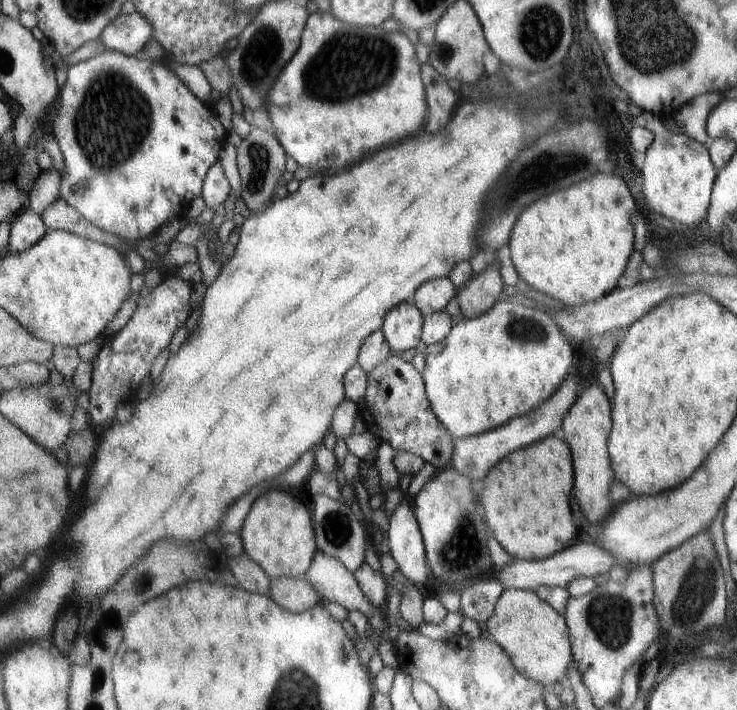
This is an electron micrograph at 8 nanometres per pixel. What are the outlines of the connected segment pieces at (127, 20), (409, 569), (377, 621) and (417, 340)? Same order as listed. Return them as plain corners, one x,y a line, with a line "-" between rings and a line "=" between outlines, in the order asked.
136,11
132,15
121,14
112,25
106,27
101,39
110,50
135,57
153,36
154,26
=
406,496
400,508
390,517
390,553
394,556
398,568
402,569
410,580
423,586
430,578
431,568
427,559
425,536
422,534
417,512
410,504
411,499
=
319,550
313,560
310,570
306,576
308,581
320,594
325,603
337,602
344,606
348,611
360,610
369,620
369,626
374,635
380,635
382,632
388,635
387,610
383,610
374,606
369,601
365,592
362,590
361,584
358,582
357,576
340,560
323,550
=
414,302
399,304
389,312
383,331
396,354
414,350
422,344
425,314

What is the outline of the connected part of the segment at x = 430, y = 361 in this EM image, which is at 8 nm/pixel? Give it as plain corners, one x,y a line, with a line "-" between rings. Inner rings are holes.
501,300
496,306
493,306
485,315
466,321
461,320
456,323
452,334
441,343
430,345
425,350
427,358
427,367
424,371
425,381
429,392
429,399
432,401
434,410
440,417
440,420
450,429
453,436
457,439
465,439
471,436
478,436
485,432
504,427
511,420
524,416
538,408
540,404
545,403
552,395
554,395
562,384
562,378
568,376
572,360
574,360
574,350
562,336
557,325
550,320
550,317
538,308
530,307
530,304
519,304
517,301
510,303
507,300

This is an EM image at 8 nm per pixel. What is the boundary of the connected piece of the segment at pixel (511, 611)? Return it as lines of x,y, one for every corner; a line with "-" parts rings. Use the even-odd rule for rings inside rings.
507,588
498,601
496,612
488,623
489,630
513,658
520,671
545,687
565,682
572,663
569,628
565,618
535,590

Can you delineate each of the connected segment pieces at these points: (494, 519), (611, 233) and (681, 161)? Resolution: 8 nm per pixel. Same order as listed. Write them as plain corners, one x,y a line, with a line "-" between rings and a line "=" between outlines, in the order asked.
552,434
528,448
517,450
514,456
508,456
498,468
494,468
494,472
486,480
482,502
486,504
490,526
494,528
496,538
502,542
502,546
515,558
535,561
556,555
576,536
578,530
572,524
572,510
568,502
568,494
572,494
572,488
574,470
570,447
=
598,172
586,180
568,188
568,190
564,190
564,192
560,190
560,192
550,194
548,200
544,200
544,198
538,200
538,204
534,204
532,208
528,208
528,210
524,212
524,216
520,218
517,226
513,230
513,238
510,242
514,265
527,284
534,288
535,295
543,296
546,294
546,296
551,296
564,305
577,305
601,299
618,286
618,278
624,274
626,264
628,264
628,258
630,258
630,254
634,250
634,224
636,222
634,214
637,214
636,204
634,204
634,199
622,178
619,175
607,176
604,173
=
648,111
641,114
640,124
654,135
652,144
645,152
646,158
641,169
643,191
648,206
666,220
682,222
686,227
694,228
705,219
717,177
707,146
686,135
670,132
661,117

